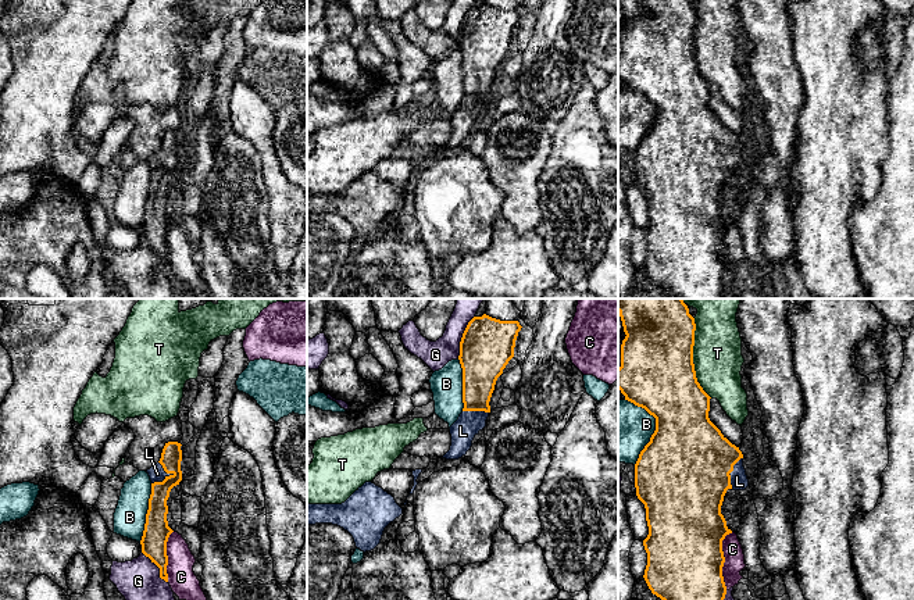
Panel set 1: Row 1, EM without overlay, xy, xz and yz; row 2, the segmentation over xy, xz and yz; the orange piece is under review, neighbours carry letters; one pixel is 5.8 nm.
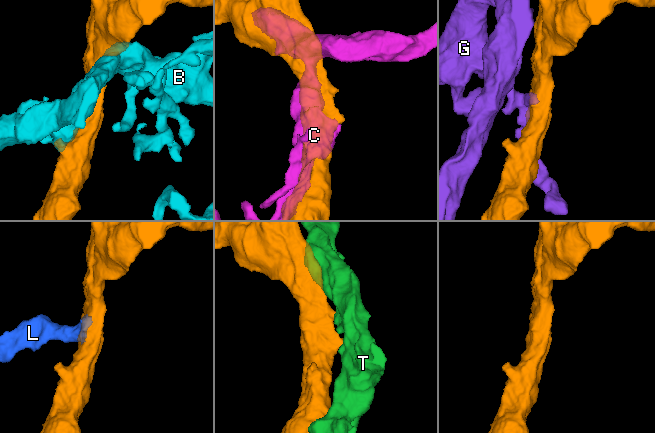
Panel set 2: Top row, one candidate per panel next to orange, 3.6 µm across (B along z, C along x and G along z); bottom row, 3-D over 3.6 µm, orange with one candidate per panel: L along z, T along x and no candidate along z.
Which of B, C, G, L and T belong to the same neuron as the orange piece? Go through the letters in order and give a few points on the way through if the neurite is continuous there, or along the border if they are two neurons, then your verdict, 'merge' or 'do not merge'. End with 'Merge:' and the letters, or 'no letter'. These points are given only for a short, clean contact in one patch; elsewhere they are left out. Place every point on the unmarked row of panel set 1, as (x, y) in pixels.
B: do not merge
C: do not merge
G: do not merge
L: merge
T: do not merge
Merge: L

